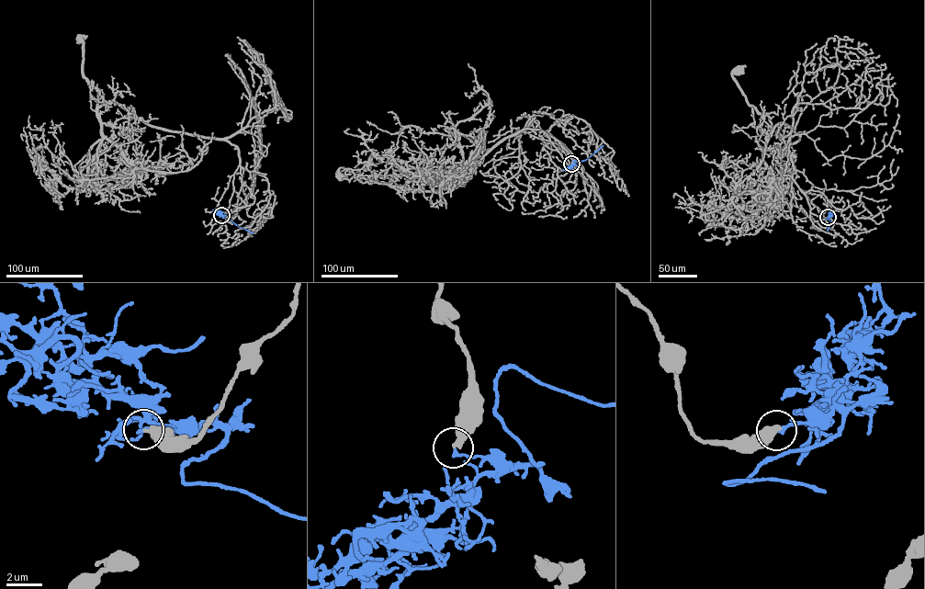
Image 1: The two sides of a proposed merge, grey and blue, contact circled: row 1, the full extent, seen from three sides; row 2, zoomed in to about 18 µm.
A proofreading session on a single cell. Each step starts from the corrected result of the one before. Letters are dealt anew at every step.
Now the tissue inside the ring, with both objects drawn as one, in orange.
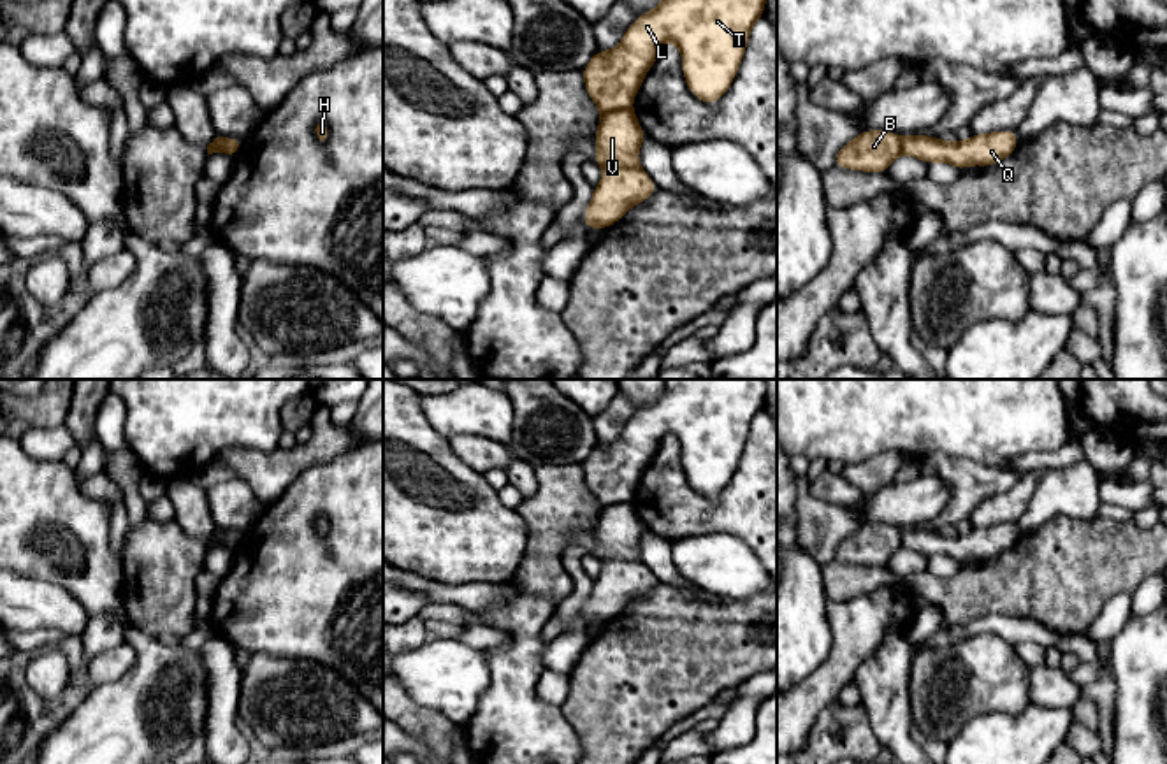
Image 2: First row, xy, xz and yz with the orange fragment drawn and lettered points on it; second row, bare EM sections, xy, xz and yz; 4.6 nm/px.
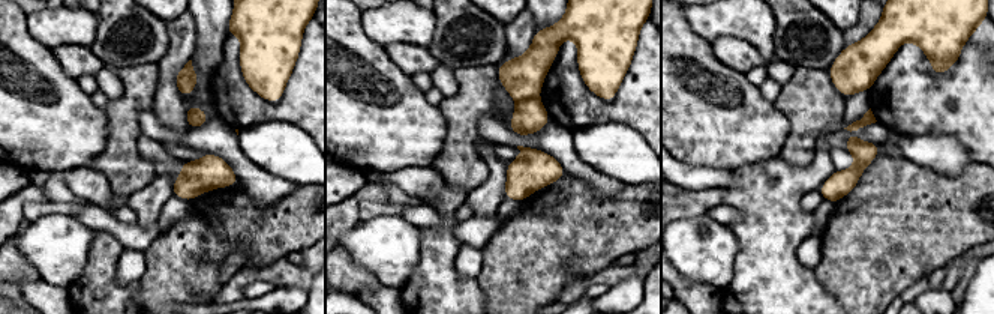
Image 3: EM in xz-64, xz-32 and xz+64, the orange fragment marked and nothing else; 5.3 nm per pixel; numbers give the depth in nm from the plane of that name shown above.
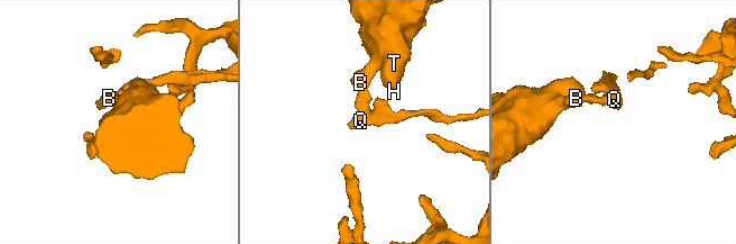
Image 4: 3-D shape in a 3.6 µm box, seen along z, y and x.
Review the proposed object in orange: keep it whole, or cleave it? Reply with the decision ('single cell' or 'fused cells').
fused cells

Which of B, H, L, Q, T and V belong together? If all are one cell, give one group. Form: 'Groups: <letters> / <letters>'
Groups: B H L T / Q V

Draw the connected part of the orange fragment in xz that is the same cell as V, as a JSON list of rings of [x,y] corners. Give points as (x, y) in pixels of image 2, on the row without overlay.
[[[633,502],[601,508],[592,555],[603,562],[603,571],[582,609],[587,623],[615,618],[659,583],[638,557],[638,543],[645,532],[647,527]]]

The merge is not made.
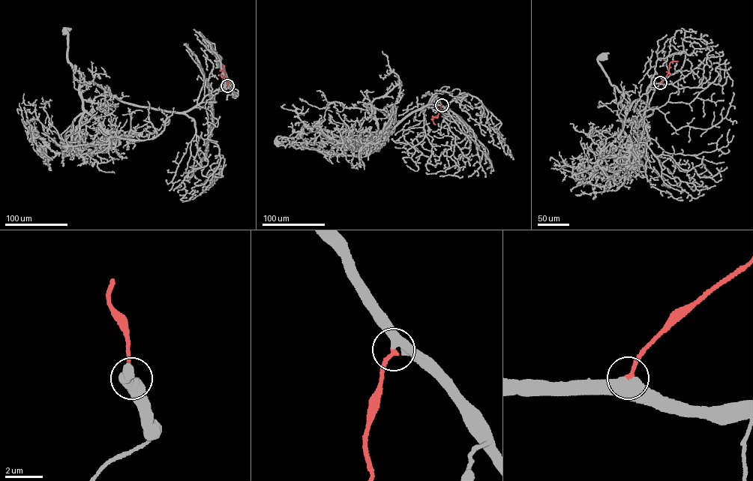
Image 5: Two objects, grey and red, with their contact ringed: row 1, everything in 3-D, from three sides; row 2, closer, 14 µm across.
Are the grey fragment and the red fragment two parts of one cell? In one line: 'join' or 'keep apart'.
join

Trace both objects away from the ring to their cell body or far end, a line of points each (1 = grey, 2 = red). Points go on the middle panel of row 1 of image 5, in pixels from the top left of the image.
1: (442, 105), (435, 97), (430, 98), (369, 153), (325, 153), (279, 136), (277, 143)
2: (442, 105), (438, 115), (432, 118), (435, 124)

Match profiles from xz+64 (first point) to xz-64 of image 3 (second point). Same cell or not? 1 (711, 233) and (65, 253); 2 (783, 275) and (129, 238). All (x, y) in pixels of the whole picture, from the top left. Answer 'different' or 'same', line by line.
1: same
2: different

